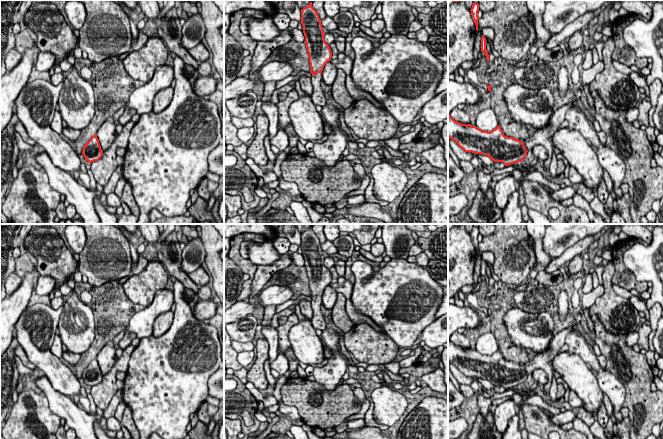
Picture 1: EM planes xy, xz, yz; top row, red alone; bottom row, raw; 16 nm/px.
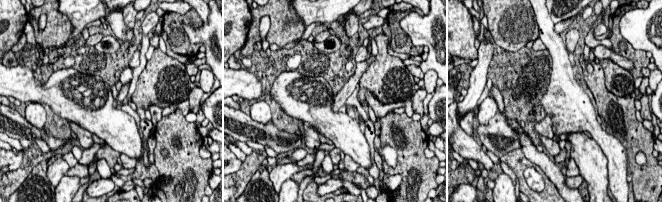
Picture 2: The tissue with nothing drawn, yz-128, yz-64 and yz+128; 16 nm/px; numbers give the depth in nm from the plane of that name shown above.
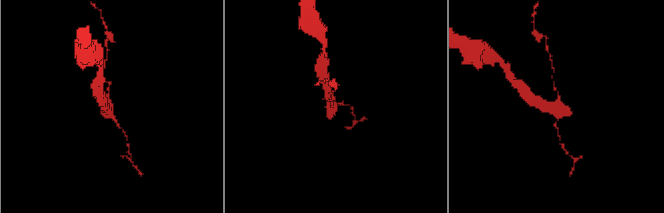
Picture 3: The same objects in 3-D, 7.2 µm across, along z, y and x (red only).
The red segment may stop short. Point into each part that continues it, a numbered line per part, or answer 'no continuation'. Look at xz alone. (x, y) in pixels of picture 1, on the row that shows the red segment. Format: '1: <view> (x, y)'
1: xz (318, 97)

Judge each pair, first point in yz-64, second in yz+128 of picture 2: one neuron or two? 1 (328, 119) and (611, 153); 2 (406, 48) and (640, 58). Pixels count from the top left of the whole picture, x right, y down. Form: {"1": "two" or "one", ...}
{"1": "two", "2": "one"}

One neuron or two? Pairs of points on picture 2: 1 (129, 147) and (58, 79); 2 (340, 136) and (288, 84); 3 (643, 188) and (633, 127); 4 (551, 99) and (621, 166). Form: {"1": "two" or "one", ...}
{"1": "one", "2": "one", "3": "one", "4": "one"}

